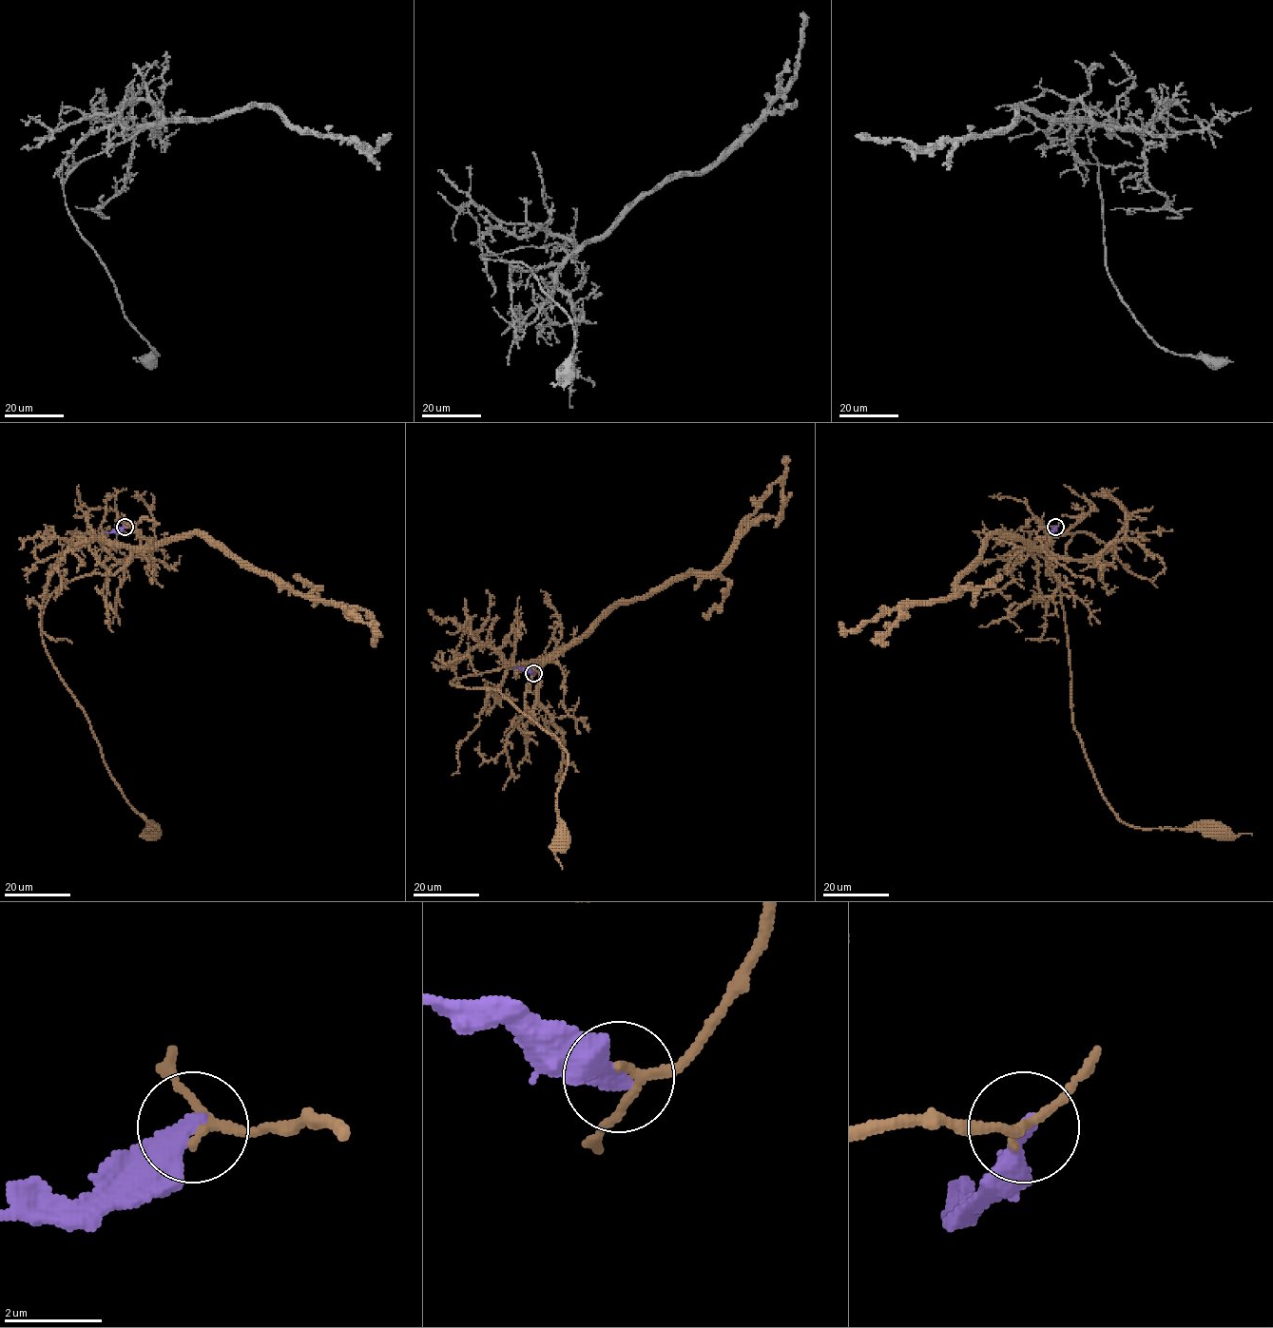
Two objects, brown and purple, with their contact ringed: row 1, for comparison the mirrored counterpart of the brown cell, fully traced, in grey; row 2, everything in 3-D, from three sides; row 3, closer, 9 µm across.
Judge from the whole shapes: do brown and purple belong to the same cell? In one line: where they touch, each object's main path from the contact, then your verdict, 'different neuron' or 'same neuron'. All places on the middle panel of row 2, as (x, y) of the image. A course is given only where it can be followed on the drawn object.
place (533, 673); course brown (534, 673), (549, 654), (543, 665), (451, 683), (498, 690), (557, 739), (568, 754), (556, 805), (566, 837); course purple (533, 673), (514, 668); different neuron

